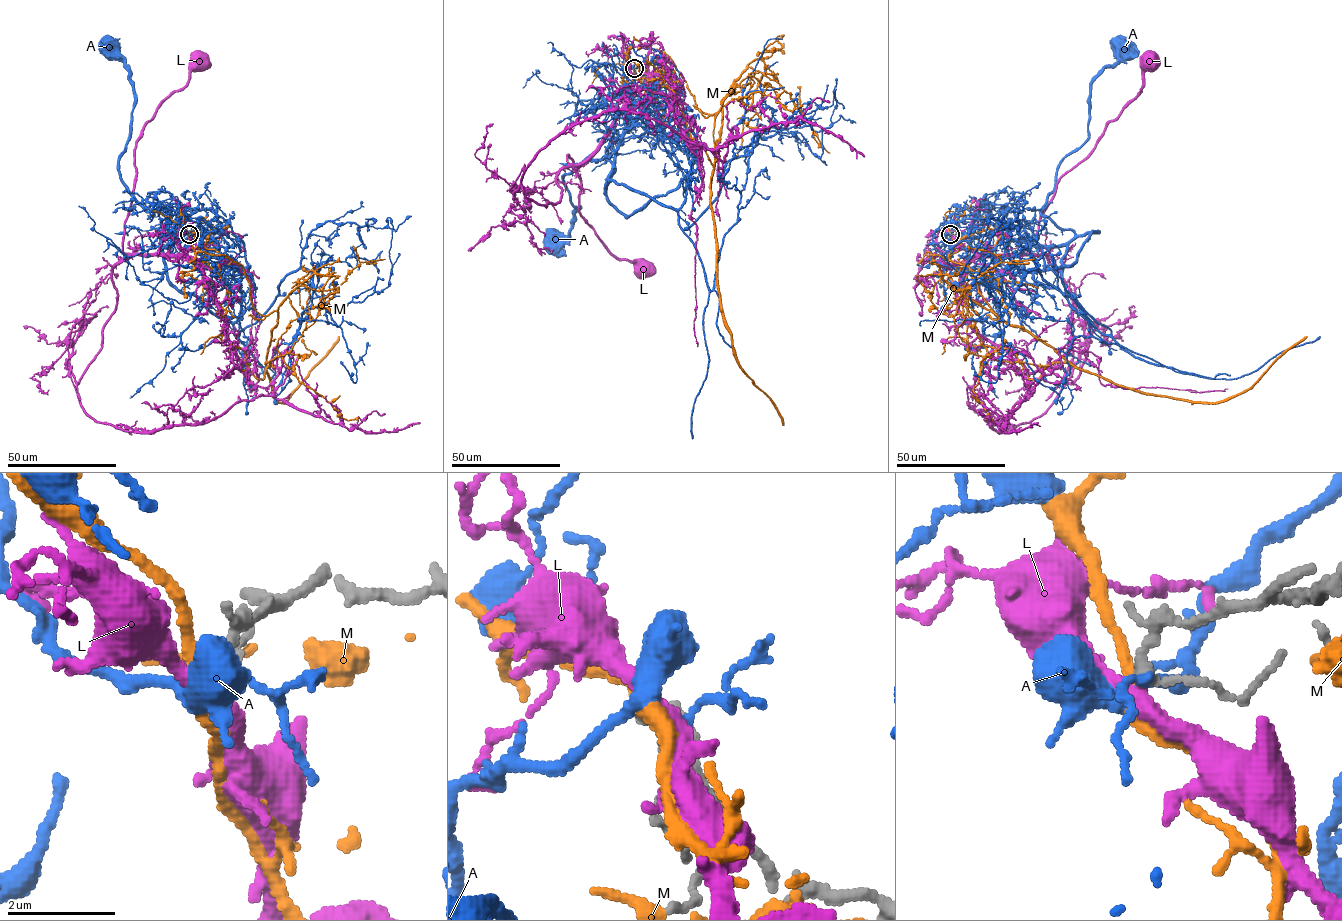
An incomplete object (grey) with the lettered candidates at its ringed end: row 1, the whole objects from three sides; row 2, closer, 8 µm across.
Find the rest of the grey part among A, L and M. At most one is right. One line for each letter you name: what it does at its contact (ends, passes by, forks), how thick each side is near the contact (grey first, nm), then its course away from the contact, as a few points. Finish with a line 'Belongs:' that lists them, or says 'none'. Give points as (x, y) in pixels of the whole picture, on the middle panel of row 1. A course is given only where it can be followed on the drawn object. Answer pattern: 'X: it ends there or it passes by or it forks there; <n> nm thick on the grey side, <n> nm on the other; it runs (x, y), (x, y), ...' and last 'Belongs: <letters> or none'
L: it passes by; 190 nm thick on the grey side, 280 nm on the other; it runs (634, 69), (627, 103), (596, 149), (580, 163), (567, 161), (580, 180), (580, 214), (616, 257), (644, 266)
Belongs: L

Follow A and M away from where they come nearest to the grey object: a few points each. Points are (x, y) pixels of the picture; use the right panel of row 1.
A: (950, 234), (976, 218), (1033, 245), (1074, 236), (1041, 207), (1088, 137), (1089, 84), (1116, 42)
M: (950, 234), (942, 266), (967, 341), (1009, 349), (1029, 379), (1065, 360), (967, 297), (986, 418)

